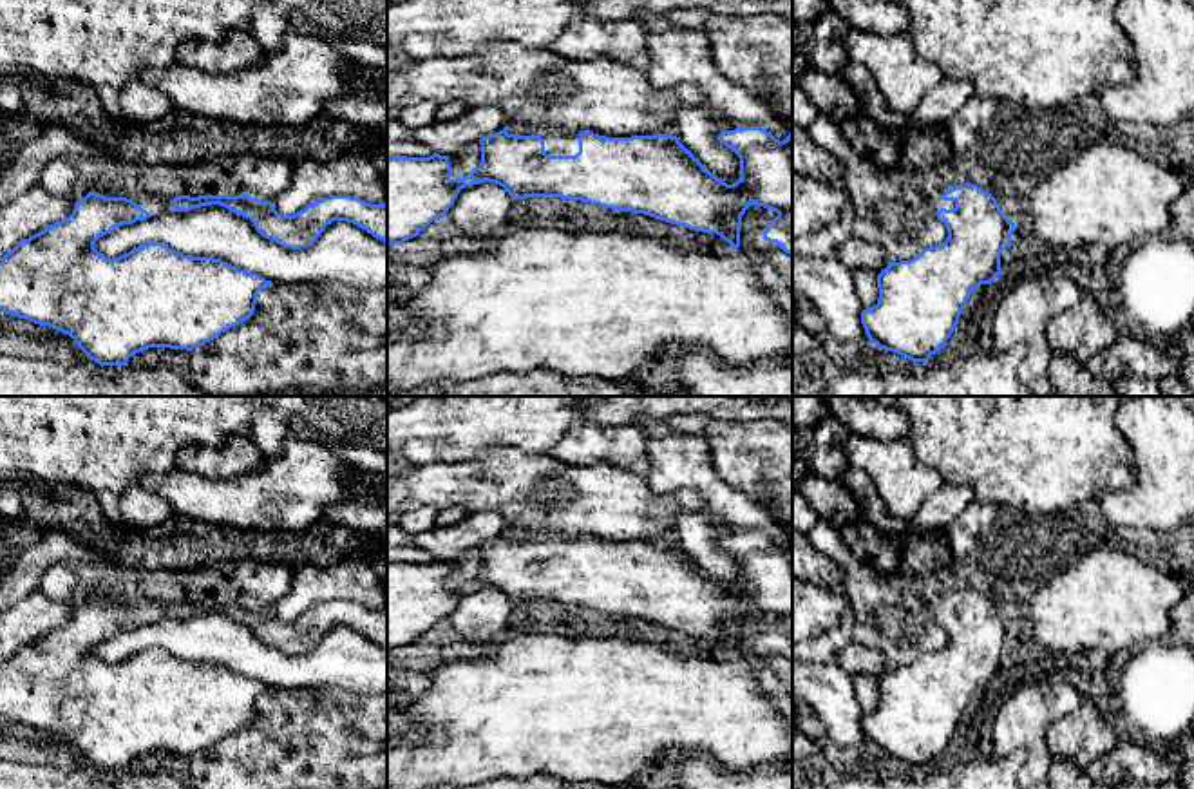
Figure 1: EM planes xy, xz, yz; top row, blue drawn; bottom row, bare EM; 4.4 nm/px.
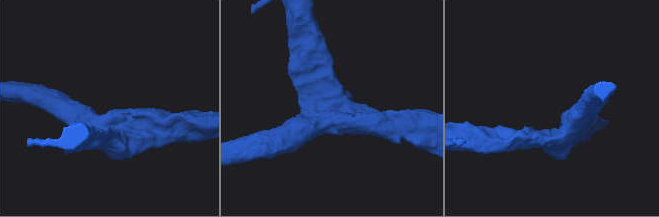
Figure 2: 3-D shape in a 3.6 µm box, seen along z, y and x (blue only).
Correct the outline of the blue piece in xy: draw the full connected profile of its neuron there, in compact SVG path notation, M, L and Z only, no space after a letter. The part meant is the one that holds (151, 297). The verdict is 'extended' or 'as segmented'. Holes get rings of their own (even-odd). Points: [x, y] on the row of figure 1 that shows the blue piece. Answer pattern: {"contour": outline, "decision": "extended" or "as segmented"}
{"contour": "M89 192L76 201L67 219L20 241L2 257L0 309L69 335L100 366L125 366L132 355L148 347L192 351L204 346L248 320L255 311L259 291L273 282L221 259L177 253L163 242L147 241L116 259L100 253L94 242L121 224L210 204L221 204L250 219L262 237L291 250L311 246L333 221L353 223L387 242L387 203L371 204L351 195L324 197L293 215L282 215L271 201L244 192L241 195L179 195L174 199L150 195L134 201Z", "decision": "extended"}

